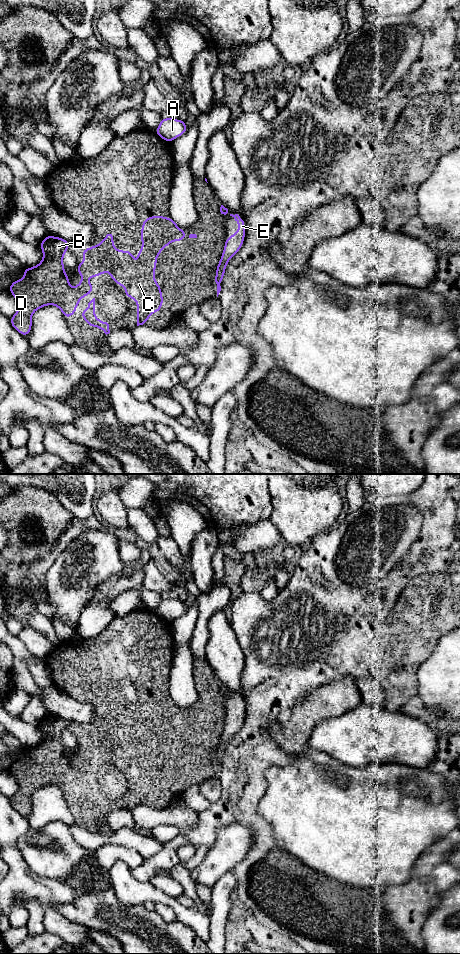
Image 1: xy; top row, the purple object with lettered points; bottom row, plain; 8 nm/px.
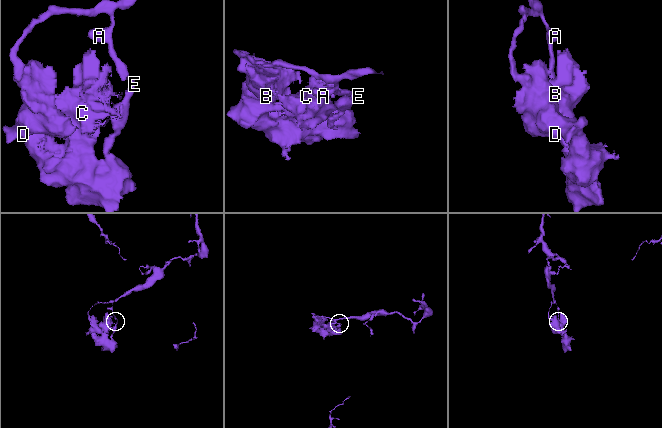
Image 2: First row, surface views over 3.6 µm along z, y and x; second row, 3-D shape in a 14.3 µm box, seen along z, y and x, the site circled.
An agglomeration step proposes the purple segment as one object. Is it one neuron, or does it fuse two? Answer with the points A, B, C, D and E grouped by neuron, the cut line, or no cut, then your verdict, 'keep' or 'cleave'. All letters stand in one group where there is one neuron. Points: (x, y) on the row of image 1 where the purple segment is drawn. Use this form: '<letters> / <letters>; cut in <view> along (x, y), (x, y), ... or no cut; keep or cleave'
A E / B C D; cut in xy along (219, 284), (217, 286); cleave

